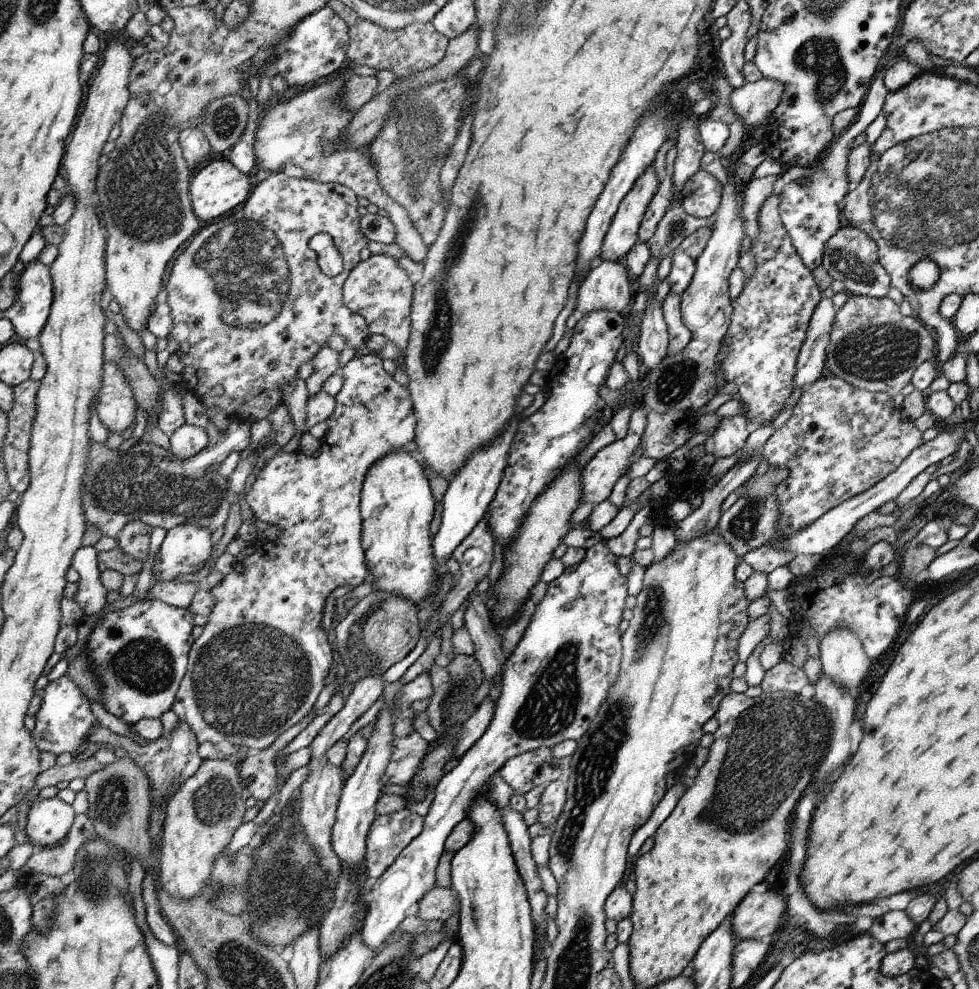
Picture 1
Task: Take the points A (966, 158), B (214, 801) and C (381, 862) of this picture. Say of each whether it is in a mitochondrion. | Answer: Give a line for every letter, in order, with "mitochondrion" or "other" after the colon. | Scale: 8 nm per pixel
A: mitochondrion
B: mitochondrion
C: other

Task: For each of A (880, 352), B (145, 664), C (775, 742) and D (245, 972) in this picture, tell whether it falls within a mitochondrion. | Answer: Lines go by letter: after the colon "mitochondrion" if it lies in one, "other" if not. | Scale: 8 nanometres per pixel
A: mitochondrion
B: mitochondrion
C: mitochondrion
D: mitochondrion

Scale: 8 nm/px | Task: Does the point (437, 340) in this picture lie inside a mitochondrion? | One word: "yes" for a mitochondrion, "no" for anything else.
yes

